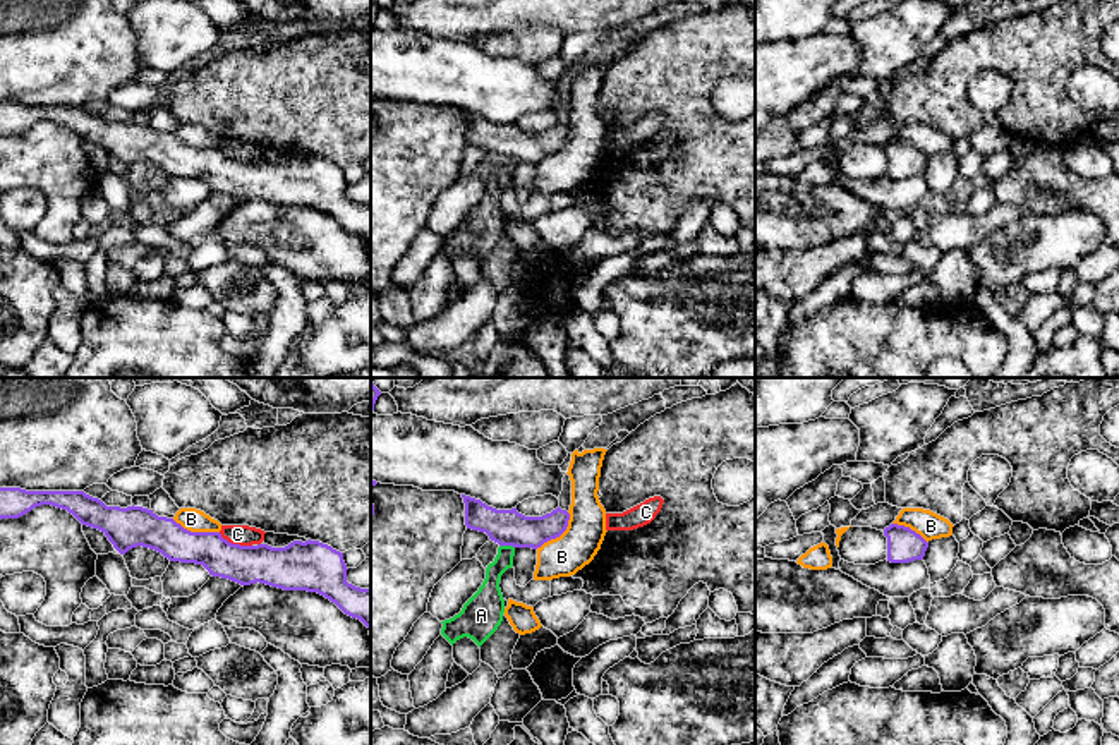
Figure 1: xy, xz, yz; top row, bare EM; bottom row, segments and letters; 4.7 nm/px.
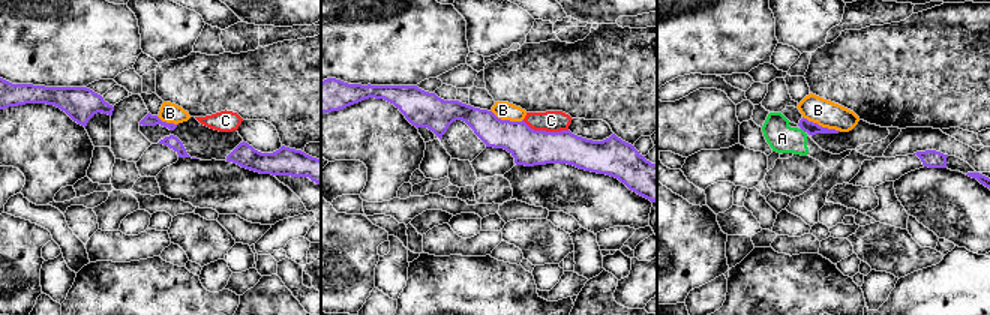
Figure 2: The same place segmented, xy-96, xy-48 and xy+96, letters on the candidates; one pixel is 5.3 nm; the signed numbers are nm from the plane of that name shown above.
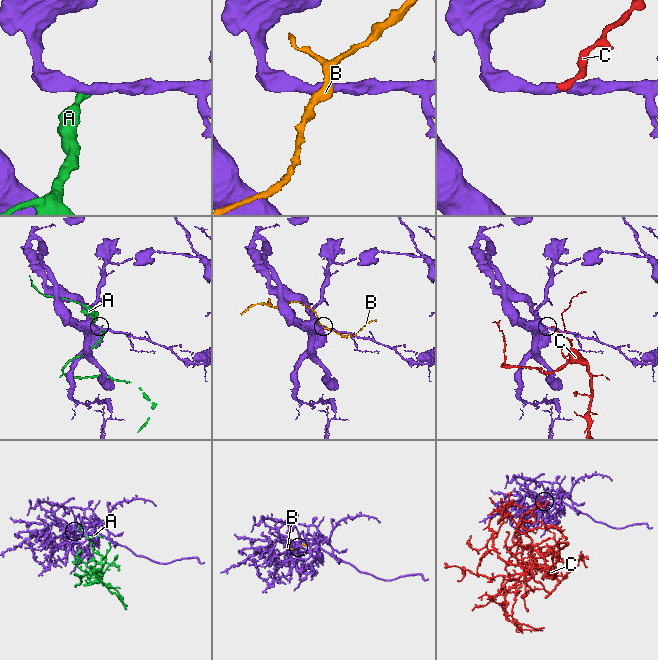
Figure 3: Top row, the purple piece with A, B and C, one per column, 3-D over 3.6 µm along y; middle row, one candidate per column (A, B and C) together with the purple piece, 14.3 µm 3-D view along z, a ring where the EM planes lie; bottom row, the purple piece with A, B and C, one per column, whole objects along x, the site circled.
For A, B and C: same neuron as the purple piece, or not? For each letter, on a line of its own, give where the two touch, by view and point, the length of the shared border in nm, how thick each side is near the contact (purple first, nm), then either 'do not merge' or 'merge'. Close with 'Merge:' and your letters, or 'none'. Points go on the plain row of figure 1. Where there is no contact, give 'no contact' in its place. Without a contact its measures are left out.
A: contact xz (507, 160); length 70 nm; calibres 170 and 110 nm; do not merge
B: contact xz (558, 151); length 240 nm; calibres 170 and 190 nm; do not merge
C: contact xy (235, 160); length 170 nm; calibres 190 and 100 nm; do not merge
Merge: none

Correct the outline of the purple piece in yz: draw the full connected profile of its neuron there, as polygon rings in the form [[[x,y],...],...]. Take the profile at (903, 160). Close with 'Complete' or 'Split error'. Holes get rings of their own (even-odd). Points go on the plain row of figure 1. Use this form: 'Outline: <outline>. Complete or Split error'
Outline: [[[891,139],[884,144],[887,153],[887,177],[910,179],[923,175],[928,158],[910,142]]]. Complete

